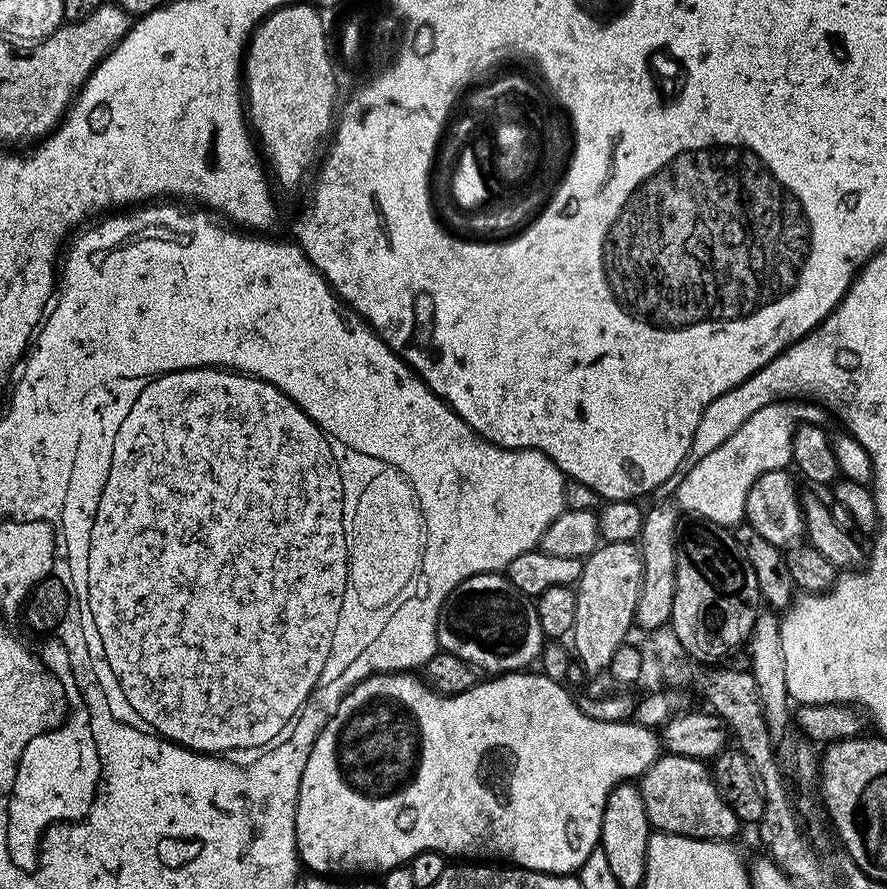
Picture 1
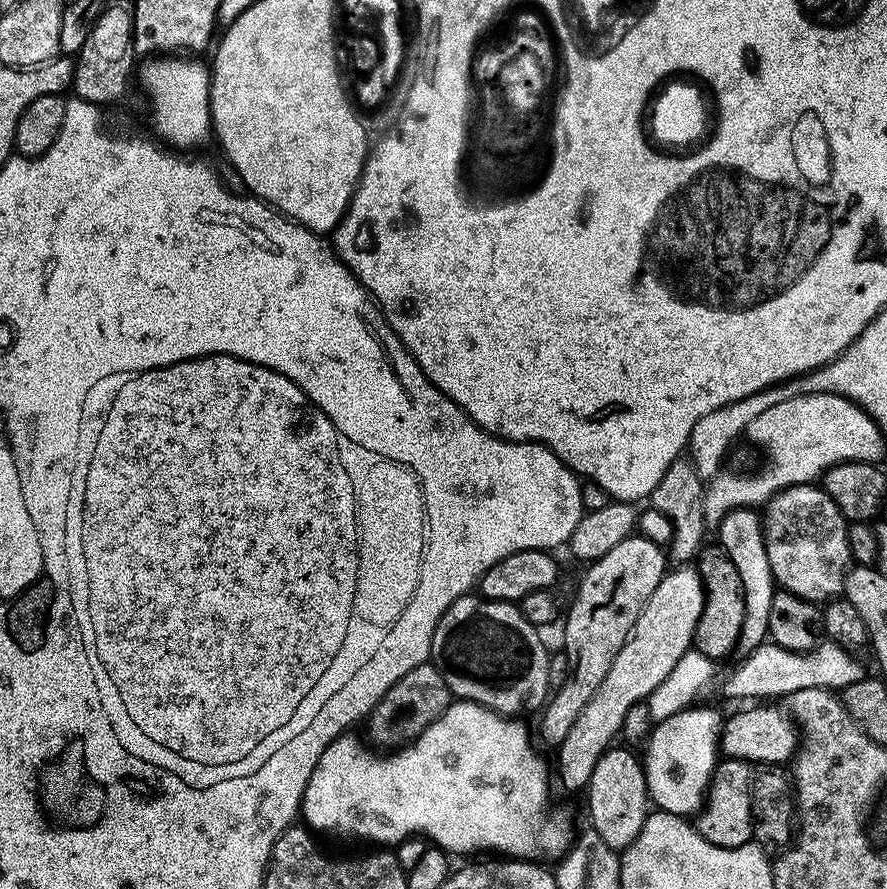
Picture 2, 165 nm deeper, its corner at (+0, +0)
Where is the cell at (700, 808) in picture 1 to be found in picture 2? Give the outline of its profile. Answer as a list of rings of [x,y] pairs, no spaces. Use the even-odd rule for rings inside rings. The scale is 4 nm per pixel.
[[[724,758],[716,765],[716,773],[708,786],[704,807],[694,820],[694,827],[706,842],[719,848],[737,848],[753,843],[752,834],[752,778],[754,768],[749,761]]]

